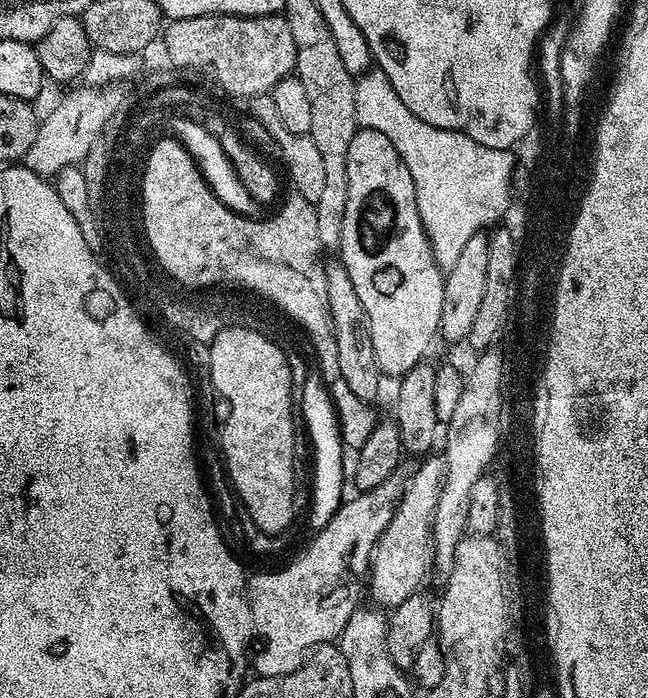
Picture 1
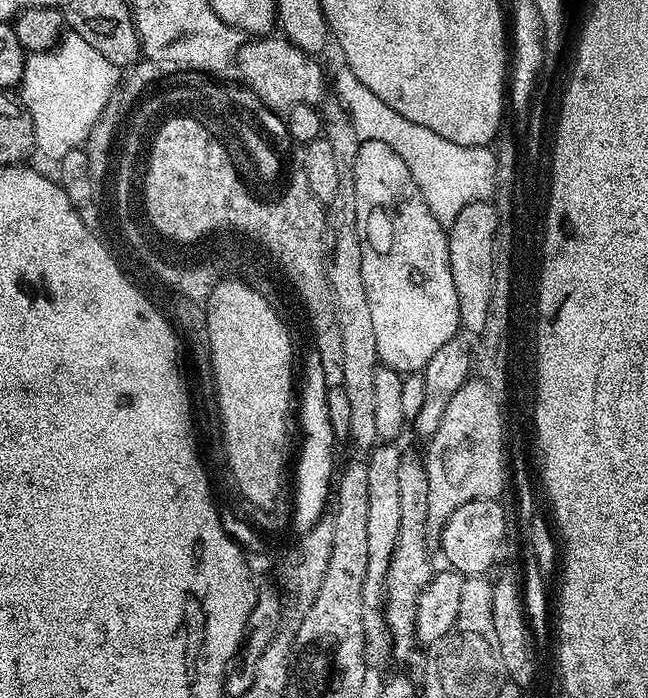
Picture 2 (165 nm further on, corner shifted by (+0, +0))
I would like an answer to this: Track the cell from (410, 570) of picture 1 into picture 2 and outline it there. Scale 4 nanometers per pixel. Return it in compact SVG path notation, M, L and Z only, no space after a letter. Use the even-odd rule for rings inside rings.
M472 378L463 384L446 406L438 430L427 441L428 456L423 457L428 472L428 526L439 530L458 510L471 500L503 497L500 488L500 429L497 404L492 404L483 381Z

